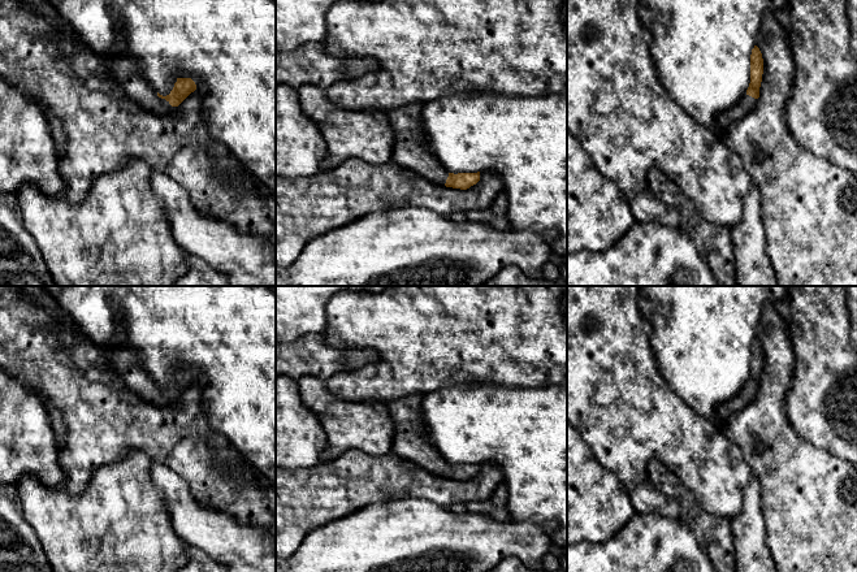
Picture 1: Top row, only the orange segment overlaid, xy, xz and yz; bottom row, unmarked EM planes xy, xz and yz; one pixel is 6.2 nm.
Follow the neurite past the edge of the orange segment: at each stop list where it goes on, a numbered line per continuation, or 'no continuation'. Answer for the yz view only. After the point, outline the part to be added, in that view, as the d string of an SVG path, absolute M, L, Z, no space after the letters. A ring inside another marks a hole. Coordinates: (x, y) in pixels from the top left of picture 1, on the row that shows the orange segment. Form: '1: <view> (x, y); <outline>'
1: yz (747, 103); M745 92L736 107L717 116L714 131L720 134L720 131L726 129L731 122L744 117L756 105L756 103L757 99L749 96Z

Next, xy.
1: xy (126, 72); M111 57L107 61L108 73L121 86L129 99L142 109L153 114L169 113L173 107L143 78L138 60L130 57Z

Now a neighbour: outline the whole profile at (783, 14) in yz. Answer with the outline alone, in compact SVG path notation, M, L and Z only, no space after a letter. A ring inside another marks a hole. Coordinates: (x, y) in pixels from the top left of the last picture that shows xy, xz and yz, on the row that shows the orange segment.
M784 5L783 8L778 9L775 12L775 17L778 18L779 23L783 26L783 29L791 34L791 10L788 5Z

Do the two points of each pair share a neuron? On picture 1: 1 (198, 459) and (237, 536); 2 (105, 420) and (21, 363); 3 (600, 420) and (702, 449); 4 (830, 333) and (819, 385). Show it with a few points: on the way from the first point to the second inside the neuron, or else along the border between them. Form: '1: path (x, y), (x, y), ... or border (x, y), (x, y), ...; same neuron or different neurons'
1: border (195, 499), (251, 524); different neurons
2: path (85, 399), (61, 376), (52, 373), (42, 365); same neuron
3: path (626, 420), (646, 420), (676, 436); same neuron
4: path (825, 346), (825, 372); same neuron

